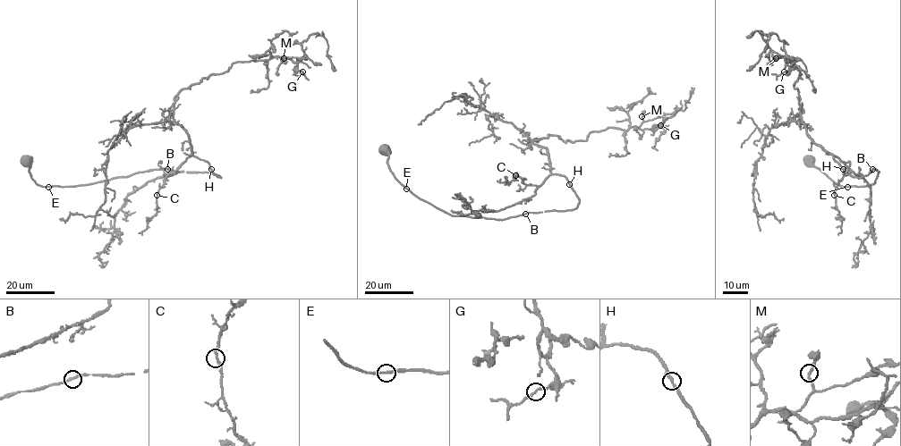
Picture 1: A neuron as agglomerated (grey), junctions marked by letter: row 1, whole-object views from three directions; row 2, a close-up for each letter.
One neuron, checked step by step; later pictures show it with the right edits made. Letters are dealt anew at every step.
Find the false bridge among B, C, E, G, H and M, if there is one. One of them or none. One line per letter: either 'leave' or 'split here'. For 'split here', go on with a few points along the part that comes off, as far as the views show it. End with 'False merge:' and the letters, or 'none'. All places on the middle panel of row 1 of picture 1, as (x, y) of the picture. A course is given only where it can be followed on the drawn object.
B: leave
C: leave
E: leave
G: leave
H: leave
M: leave
False merge: none

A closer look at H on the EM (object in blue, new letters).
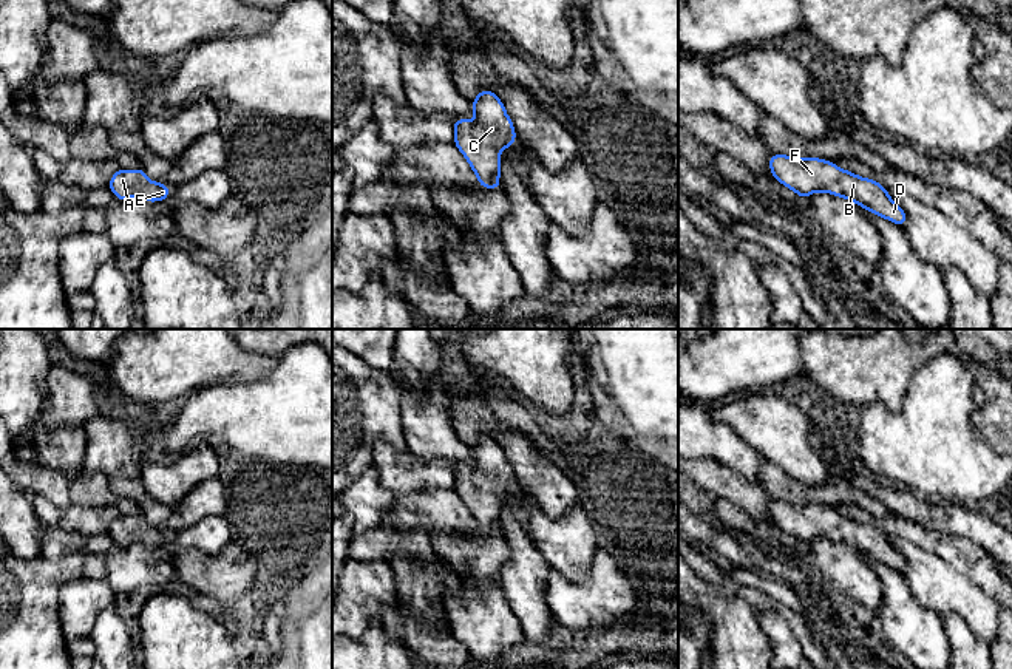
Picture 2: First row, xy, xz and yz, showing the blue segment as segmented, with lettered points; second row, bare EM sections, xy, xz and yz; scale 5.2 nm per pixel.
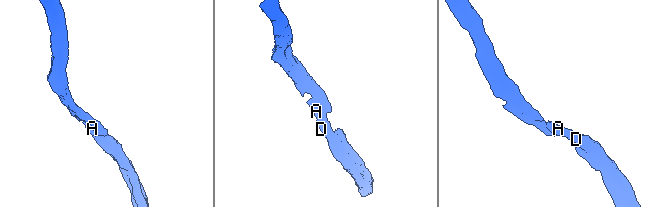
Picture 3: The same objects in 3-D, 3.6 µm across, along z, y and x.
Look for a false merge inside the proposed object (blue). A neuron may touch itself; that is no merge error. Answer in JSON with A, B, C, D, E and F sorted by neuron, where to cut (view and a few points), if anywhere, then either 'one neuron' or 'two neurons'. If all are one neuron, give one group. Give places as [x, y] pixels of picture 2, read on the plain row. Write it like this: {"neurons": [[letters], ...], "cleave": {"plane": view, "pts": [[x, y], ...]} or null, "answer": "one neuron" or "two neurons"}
{"neurons": [["A", "B", "C", "D", "E", "F"]], "cleave": null, "answer": "one neuron"}

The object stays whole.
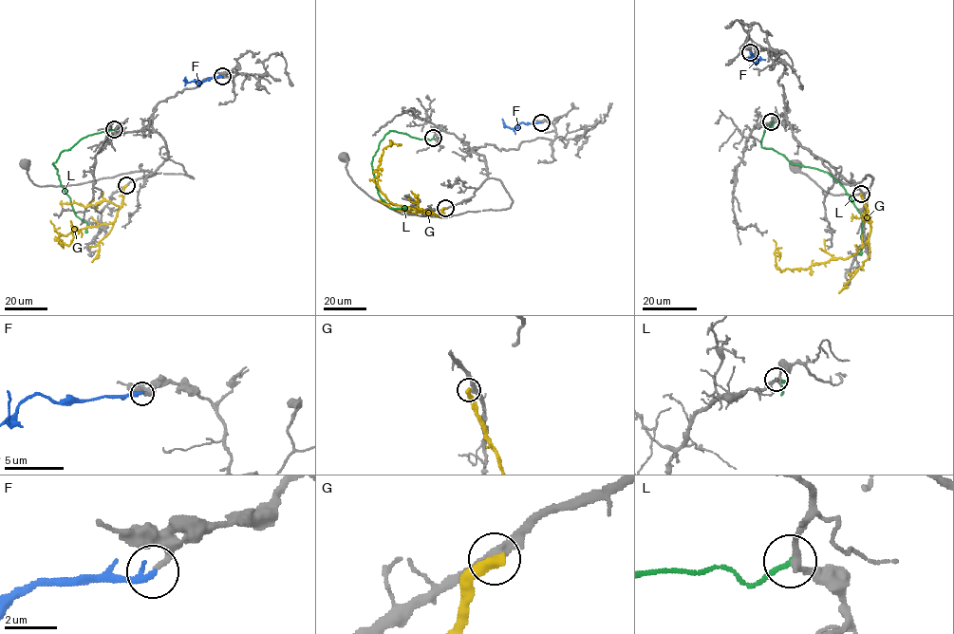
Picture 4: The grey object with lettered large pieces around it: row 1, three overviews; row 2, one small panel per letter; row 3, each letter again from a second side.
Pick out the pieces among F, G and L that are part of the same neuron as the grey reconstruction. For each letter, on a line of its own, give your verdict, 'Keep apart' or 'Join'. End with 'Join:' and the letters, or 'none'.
F: Join
G: Keep apart
L: Keep apart
Join: F

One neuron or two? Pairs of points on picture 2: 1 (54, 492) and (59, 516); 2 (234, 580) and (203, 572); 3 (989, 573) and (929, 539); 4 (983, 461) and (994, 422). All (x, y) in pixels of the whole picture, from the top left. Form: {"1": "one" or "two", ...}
{"1": "two", "2": "one", "3": "one", "4": "two"}

